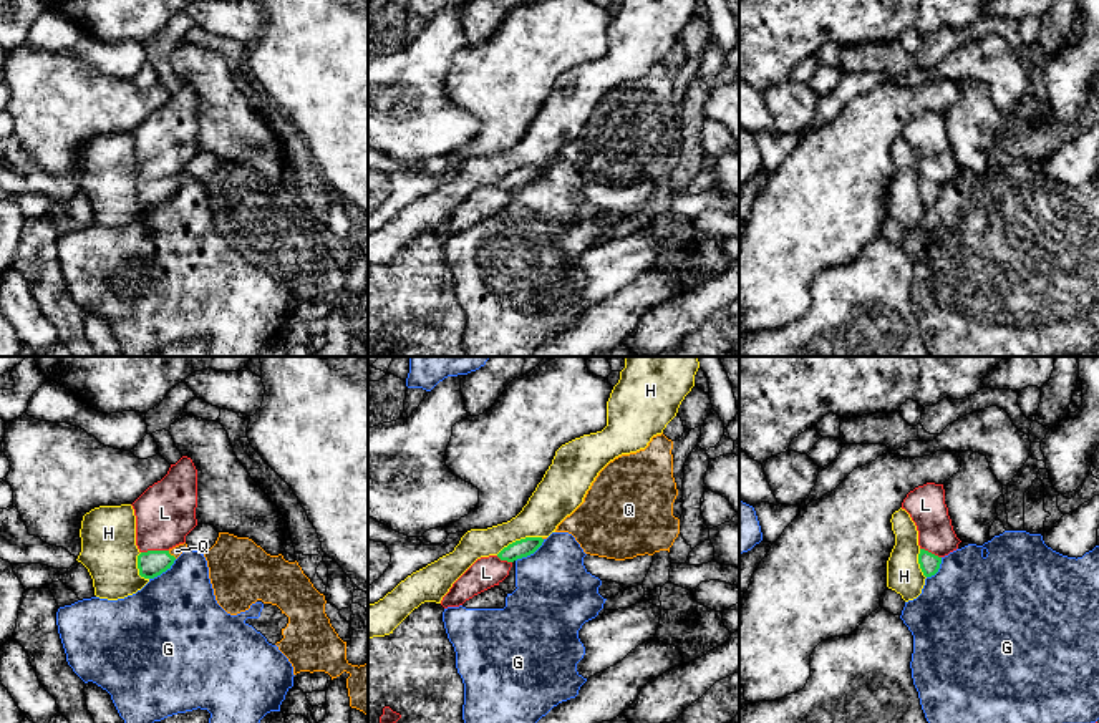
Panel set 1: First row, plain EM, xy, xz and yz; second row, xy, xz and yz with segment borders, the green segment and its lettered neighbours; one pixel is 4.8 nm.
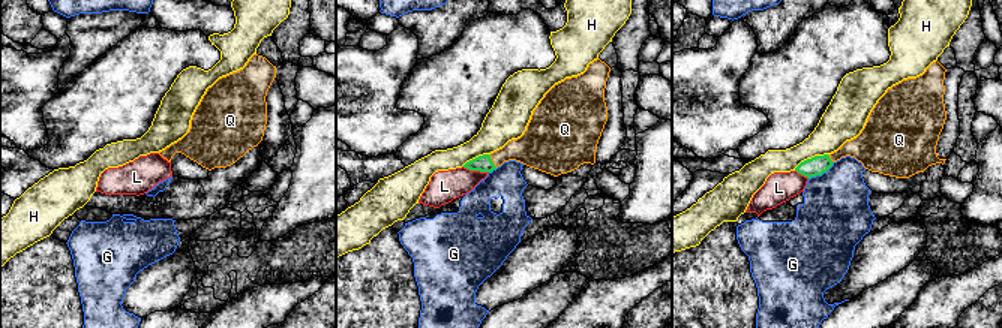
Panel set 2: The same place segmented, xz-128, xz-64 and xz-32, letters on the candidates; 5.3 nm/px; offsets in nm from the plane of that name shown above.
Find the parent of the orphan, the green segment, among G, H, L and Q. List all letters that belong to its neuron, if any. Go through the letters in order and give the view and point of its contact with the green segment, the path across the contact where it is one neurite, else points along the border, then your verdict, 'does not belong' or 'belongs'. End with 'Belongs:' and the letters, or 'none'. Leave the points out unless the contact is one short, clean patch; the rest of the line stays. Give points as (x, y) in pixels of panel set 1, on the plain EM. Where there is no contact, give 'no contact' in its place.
G: contact xz (531, 181); does not belong
H: contact xz (518, 169); does not belong
L: contact xy (154, 179); does not belong
Q: contact xy (173, 184); way xy (151, 193), (173, 184), (176, 179); belongs
Belongs: Q

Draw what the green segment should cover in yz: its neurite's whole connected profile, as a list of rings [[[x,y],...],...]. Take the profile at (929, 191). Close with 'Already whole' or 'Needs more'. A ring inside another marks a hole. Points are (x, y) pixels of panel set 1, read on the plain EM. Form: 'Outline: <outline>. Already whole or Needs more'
Outline: [[[920,177],[918,192],[920,192],[923,204],[932,206],[938,201],[942,186],[938,186],[925,177]]]. Already whole

